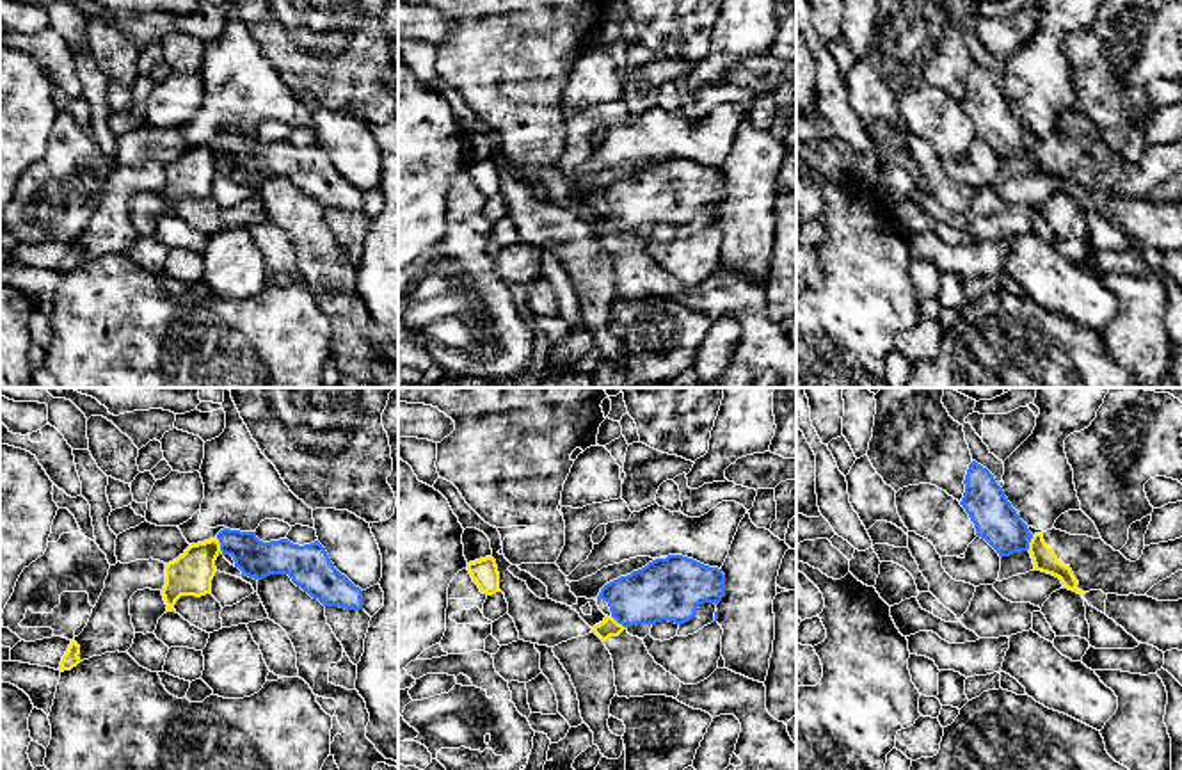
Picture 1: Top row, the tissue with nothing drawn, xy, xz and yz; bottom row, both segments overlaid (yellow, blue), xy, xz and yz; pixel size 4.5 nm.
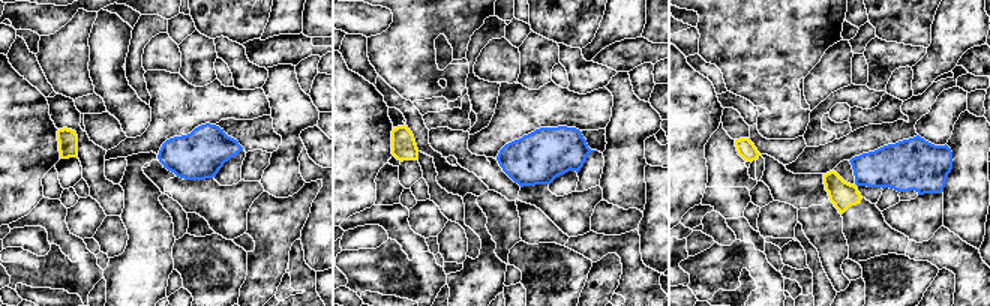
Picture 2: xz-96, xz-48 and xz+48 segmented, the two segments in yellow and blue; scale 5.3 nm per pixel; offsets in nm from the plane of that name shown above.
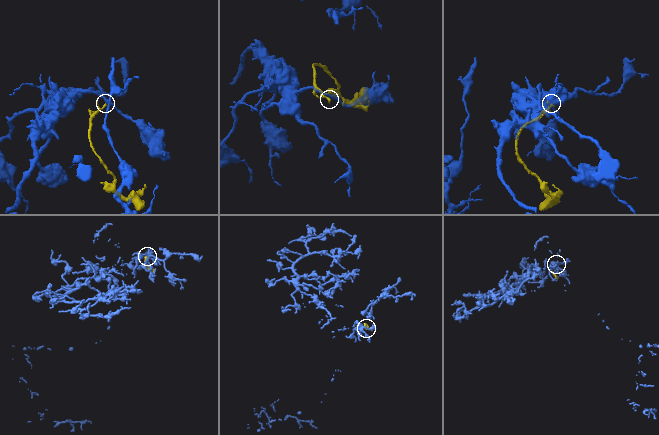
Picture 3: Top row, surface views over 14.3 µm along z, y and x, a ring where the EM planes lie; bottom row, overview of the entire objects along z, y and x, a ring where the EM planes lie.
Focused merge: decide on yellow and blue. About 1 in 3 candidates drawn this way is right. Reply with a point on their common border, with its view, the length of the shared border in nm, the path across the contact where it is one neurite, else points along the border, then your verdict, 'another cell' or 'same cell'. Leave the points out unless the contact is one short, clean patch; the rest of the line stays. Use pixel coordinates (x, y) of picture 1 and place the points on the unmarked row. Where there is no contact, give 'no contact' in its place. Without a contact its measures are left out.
meets yellow in xy at (219, 146); contact 80 nm long; border along xy (215, 139), (223, 153); another cell

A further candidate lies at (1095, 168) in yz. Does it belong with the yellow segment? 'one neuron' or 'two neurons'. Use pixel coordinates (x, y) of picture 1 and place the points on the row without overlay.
one neuron

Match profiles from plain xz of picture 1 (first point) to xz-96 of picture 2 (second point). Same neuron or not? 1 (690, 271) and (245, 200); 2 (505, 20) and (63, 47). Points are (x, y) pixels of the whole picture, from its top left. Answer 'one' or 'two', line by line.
1: one
2: one

